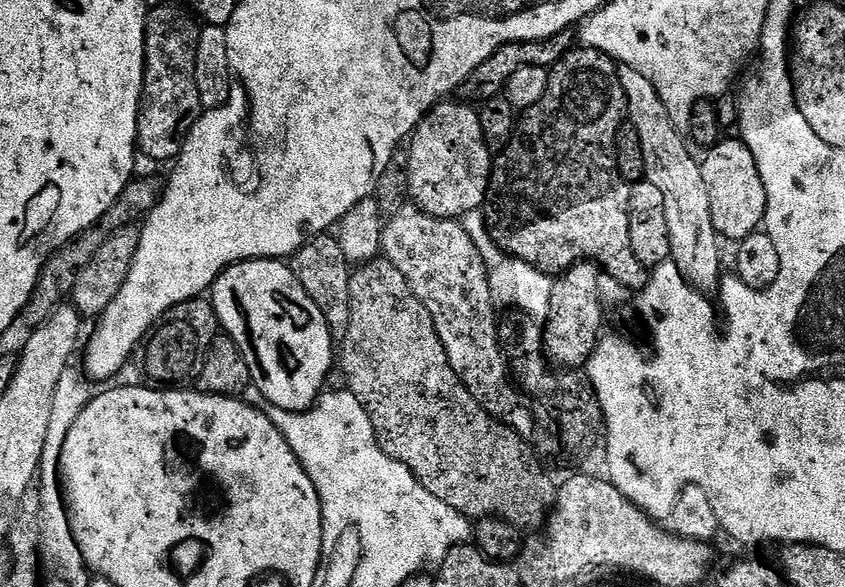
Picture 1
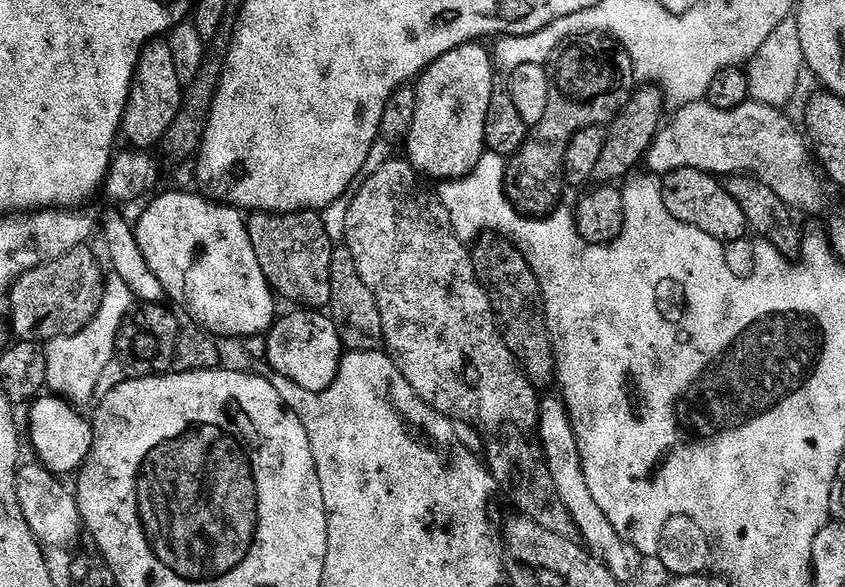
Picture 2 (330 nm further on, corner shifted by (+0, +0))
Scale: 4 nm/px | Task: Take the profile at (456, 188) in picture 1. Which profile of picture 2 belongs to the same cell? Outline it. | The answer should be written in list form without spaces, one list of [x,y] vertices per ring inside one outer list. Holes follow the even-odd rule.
[[[473,42],[458,46],[454,50],[442,54],[442,58],[438,58],[429,66],[429,68],[425,68],[418,77],[418,83],[415,85],[415,87],[417,86],[416,109],[412,112],[412,129],[408,132],[408,153],[406,153],[406,156],[412,167],[416,169],[417,173],[423,174],[425,177],[435,178],[440,182],[446,180],[458,180],[460,177],[467,176],[469,172],[476,169],[480,157],[483,156],[486,151],[484,131],[486,130],[486,110],[490,106],[490,94],[492,93],[492,82],[494,79],[494,73],[492,73],[492,68],[494,69],[494,60],[490,55],[489,49],[484,49],[482,45],[483,43]]]

